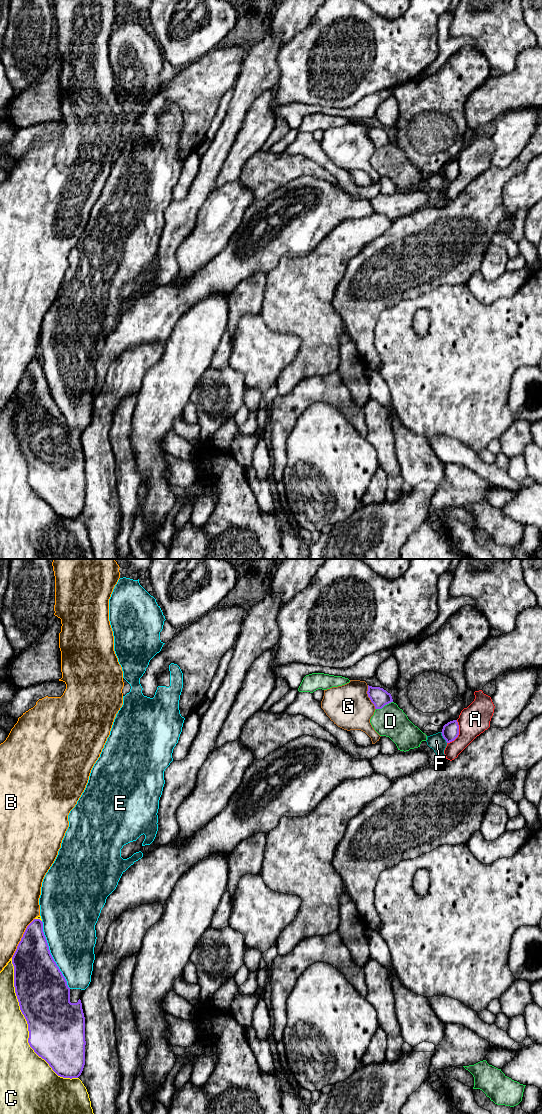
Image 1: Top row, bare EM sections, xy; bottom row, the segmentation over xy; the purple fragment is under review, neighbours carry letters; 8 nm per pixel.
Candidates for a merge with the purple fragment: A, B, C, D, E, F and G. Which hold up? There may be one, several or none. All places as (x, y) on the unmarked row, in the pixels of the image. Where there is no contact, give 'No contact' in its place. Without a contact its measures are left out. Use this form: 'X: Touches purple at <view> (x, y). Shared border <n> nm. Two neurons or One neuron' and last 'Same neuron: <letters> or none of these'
A: Touches purple at xy (458, 173). Shared border 200 nm. Two neurons
B: Touches purple at xy (21, 378). Shared border 380 nm. Two neurons
C: Touches purple at xy (28, 467). Shared border 1100 nm. Two neurons
D: Touches purple at xy (384, 145). Shared border 150 nm. Two neurons
E: Touches purple at xy (51, 395). Shared border 600 nm. Two neurons
F: Touches purple at xy (443, 177). Shared border 110 nm. Two neurons
G: Touches purple at xy (368, 136). Shared border 220 nm. Two neurons
Same neuron: none of these

